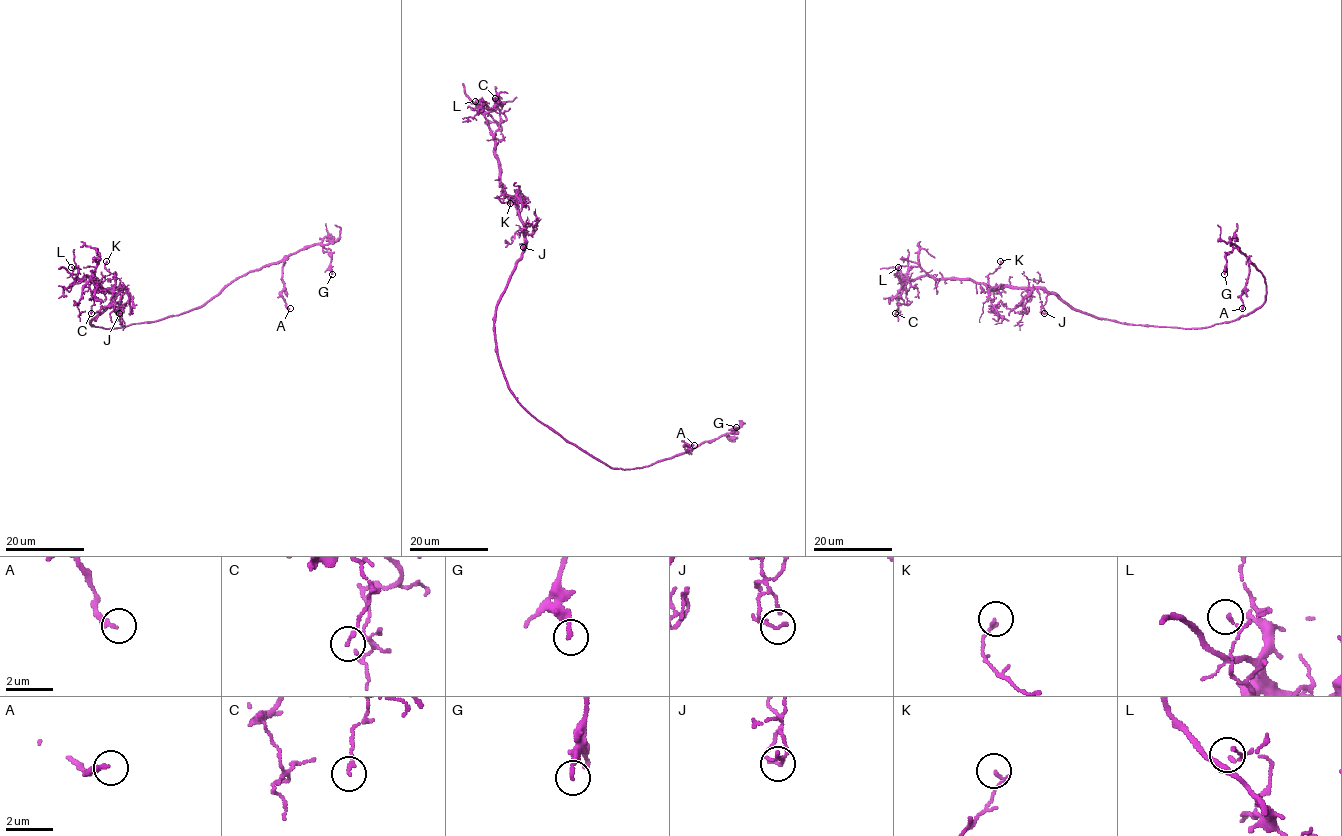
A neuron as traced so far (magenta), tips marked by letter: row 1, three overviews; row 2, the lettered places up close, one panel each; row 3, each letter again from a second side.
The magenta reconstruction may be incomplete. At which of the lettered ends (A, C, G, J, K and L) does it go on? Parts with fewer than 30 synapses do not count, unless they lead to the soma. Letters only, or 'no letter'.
no letter

